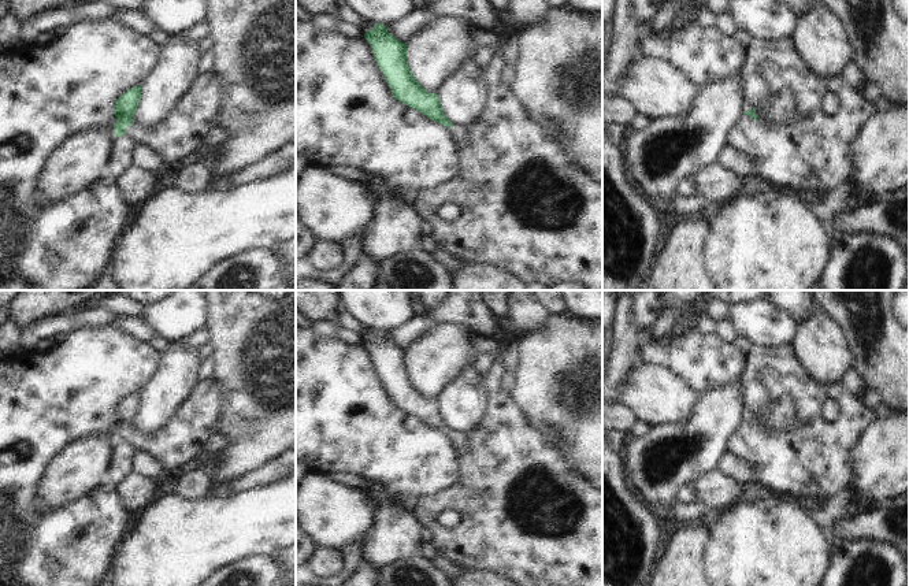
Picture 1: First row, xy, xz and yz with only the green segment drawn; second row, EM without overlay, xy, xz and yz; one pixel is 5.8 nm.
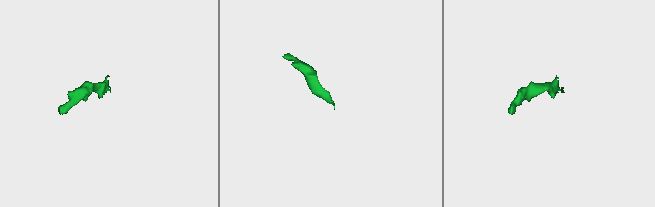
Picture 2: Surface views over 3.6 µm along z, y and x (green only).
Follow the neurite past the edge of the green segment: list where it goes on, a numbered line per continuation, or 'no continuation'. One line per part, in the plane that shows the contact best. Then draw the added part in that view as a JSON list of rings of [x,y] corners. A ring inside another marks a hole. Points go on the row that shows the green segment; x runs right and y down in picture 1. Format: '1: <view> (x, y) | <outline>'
1: yz (811, 156) | [[[754,40],[746,48],[746,63],[741,71],[743,111],[752,111],[765,97],[776,96],[789,89],[798,101],[798,115],[787,127],[767,127],[763,122],[742,114],[730,131],[728,145],[745,153],[756,166],[757,182],[764,188],[779,186],[791,193],[816,194],[825,197],[839,183],[847,182],[850,174],[849,148],[876,107],[864,99],[864,92],[852,89],[842,78],[819,78],[795,52],[793,40],[767,42]],[[828,94],[839,99],[839,112],[830,116],[823,110]]]

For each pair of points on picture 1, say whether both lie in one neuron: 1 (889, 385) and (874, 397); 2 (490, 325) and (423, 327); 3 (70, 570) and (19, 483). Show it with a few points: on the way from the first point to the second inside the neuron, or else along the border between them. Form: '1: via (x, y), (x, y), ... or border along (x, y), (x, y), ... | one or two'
1: border along (867, 388), (874, 389), (882, 401) | two
2: via (474, 312), (440, 314) | one
3: via (48, 548), (30, 530), (19, 505) | one

